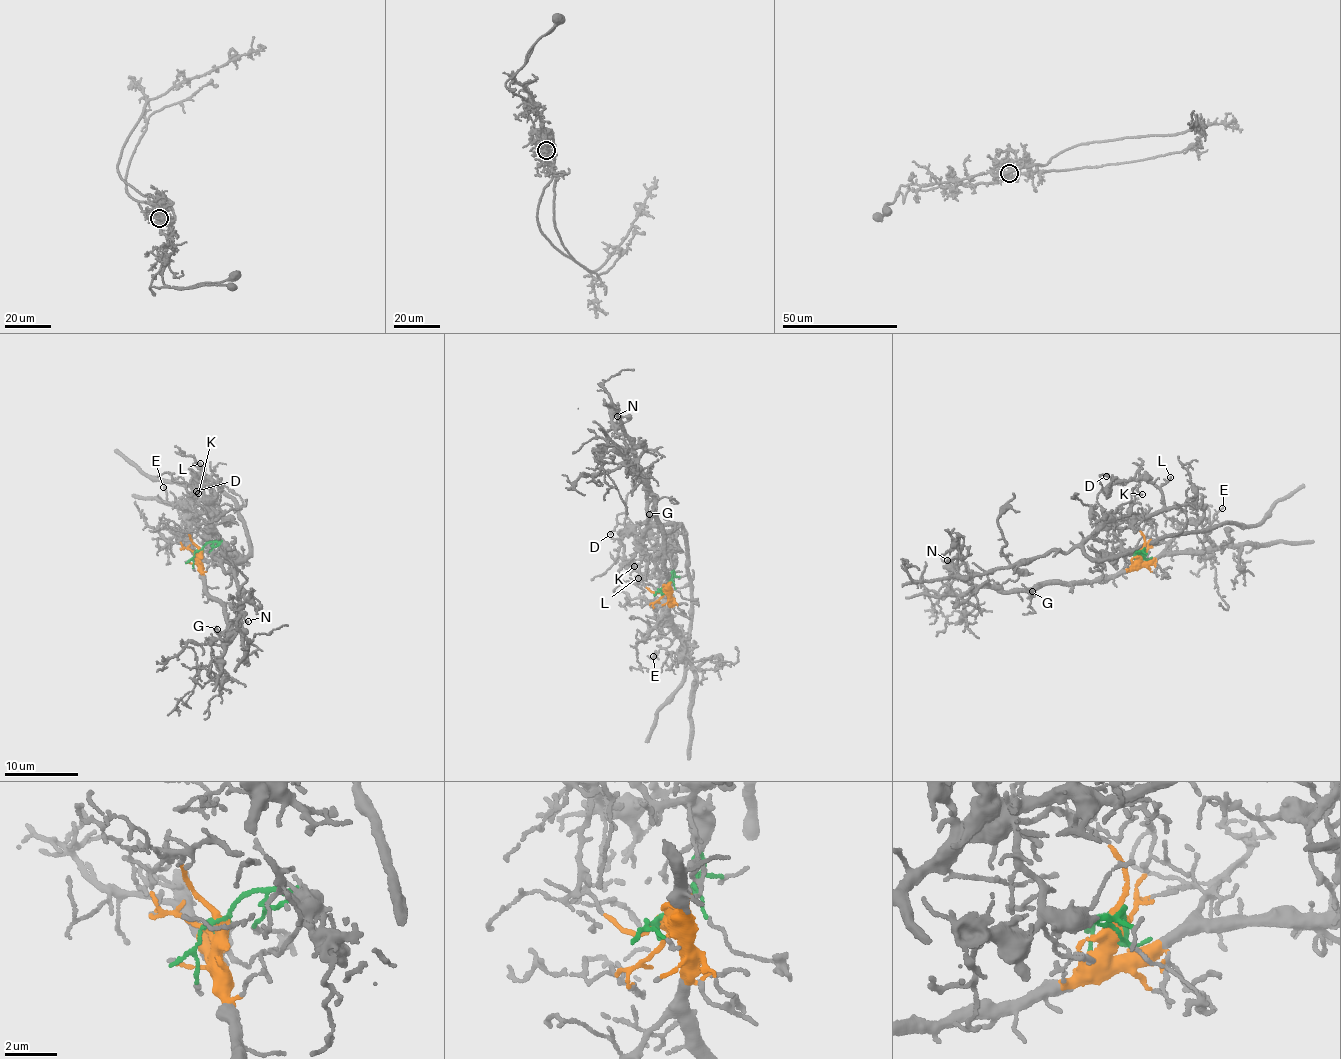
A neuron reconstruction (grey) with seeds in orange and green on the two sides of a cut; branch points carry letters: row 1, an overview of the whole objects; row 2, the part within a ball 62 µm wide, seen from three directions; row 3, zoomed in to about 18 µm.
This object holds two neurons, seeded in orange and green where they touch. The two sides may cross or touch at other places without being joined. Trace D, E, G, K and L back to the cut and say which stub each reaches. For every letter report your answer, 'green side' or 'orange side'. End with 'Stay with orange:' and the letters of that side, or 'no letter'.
D: green side
E: orange side
G: orange side
K: green side
L: green side
Stay with orange: E, G

